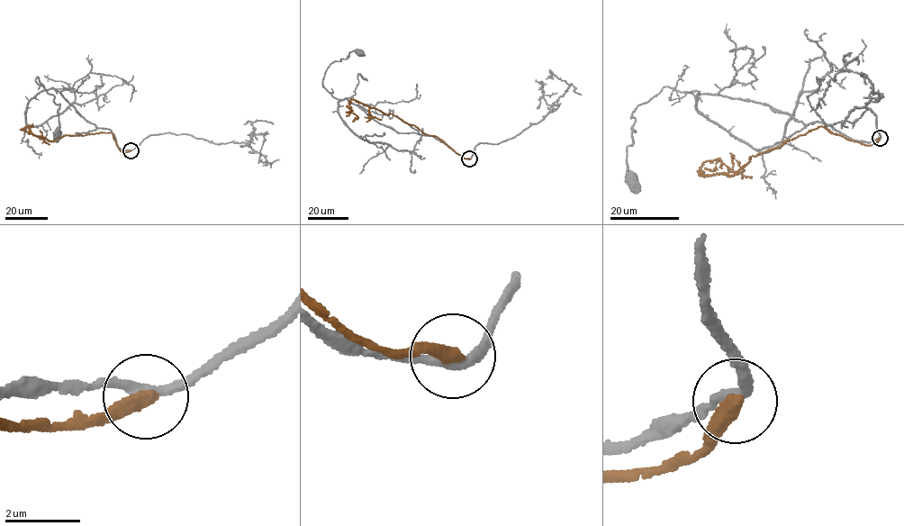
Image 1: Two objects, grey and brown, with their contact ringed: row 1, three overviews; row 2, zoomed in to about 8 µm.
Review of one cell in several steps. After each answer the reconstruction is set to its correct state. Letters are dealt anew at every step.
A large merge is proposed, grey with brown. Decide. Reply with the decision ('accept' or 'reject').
reject

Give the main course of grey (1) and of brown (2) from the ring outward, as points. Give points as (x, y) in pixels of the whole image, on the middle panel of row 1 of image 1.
1: (469, 158), (432, 136), (399, 132), (347, 99), (334, 97), (323, 86), (326, 70), (349, 52), (359, 51)
2: (469, 158), (435, 136), (424, 134), (396, 116), (353, 99), (348, 103), (351, 111), (357, 117), (354, 117)

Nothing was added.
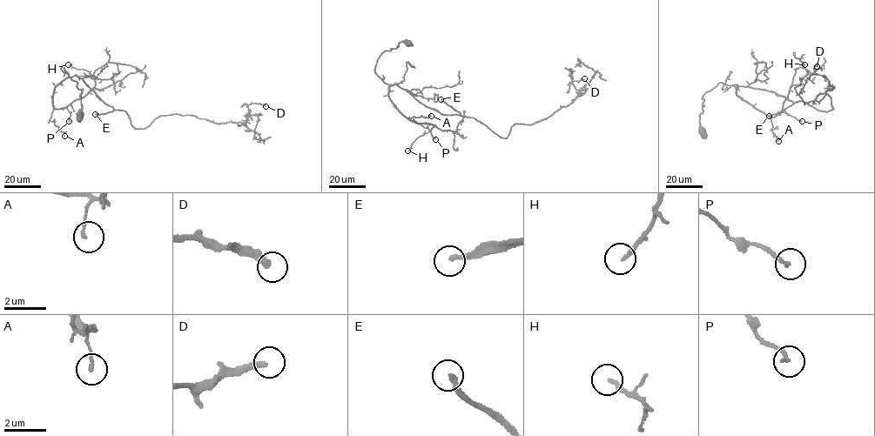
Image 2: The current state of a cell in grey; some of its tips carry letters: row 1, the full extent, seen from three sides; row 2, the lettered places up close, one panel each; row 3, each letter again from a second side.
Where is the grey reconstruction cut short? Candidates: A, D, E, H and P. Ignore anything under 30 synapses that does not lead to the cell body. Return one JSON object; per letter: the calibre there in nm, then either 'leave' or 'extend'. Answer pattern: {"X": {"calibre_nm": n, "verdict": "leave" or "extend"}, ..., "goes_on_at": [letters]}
{"A": {"calibre_nm": 130, "verdict": "leave"}, "D": {"calibre_nm": 300, "verdict": "leave"}, "E": {"calibre_nm": 200, "verdict": "extend"}, "H": {"calibre_nm": 170, "verdict": "leave"}, "P": {"calibre_nm": 190, "verdict": "leave"}, "goes_on_at": ["E"]}

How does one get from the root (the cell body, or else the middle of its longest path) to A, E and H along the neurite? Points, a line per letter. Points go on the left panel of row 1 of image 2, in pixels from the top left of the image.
A: (80, 115), (82, 90), (63, 72), (63, 65), (69, 77), (53, 89), (50, 118), (64, 136)
E: (80, 115), (82, 90), (63, 72), (63, 65), (70, 77), (82, 78), (112, 108), (112, 111), (95, 114)
H: (80, 115), (82, 90), (63, 65), (69, 77), (52, 101), (64, 108), (95, 84), (90, 73), (68, 64)

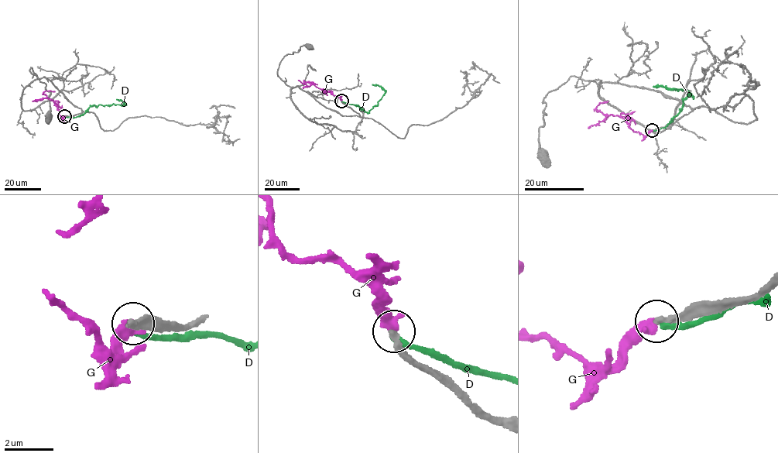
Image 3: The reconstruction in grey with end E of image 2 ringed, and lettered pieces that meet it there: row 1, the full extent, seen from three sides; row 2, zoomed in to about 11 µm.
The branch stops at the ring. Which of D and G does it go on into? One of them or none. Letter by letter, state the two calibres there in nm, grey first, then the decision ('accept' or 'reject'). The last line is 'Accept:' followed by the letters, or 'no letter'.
D: 280/280 nm | reject
G: 240/360 nm | accept
Accept: G

